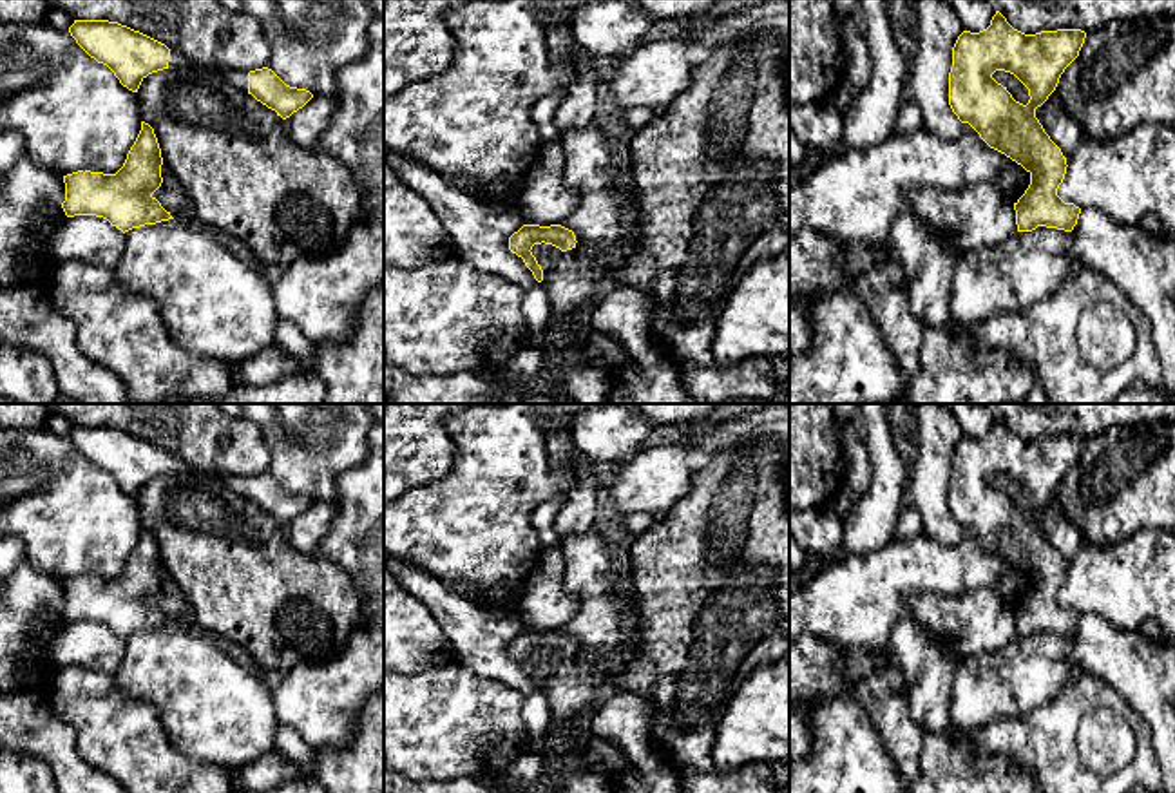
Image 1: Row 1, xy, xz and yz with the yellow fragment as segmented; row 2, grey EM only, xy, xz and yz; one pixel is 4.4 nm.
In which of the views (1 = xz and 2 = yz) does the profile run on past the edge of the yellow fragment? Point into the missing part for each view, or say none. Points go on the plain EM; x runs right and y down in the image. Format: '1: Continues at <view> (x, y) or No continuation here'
1: No continuation here
2: No continuation here

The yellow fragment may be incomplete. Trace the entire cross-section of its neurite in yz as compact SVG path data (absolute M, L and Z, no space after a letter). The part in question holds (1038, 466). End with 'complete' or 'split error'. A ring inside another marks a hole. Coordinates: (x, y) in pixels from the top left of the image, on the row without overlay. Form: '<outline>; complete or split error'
M996 416L990 431L979 438L963 436L952 453L952 473L949 478L949 511L961 529L969 529L979 543L994 556L1005 559L1030 579L1030 590L1014 608L1017 637L1032 637L1037 632L1072 637L1081 614L1065 608L1057 594L1066 579L1066 563L1050 545L1036 523L1041 512L1056 496L1065 474L1079 462L1086 438L1081 435L1057 435L1025 440L1014 435ZM1005 476L1014 480L1028 494L1028 509L1023 511L998 489L992 480Z; complete

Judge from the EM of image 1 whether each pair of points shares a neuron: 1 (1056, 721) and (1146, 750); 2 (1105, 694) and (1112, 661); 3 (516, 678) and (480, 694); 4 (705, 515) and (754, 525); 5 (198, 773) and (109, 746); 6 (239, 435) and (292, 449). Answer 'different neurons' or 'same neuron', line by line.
1: same neuron
2: different neurons
3: different neurons
4: same neuron
5: same neuron
6: different neurons

